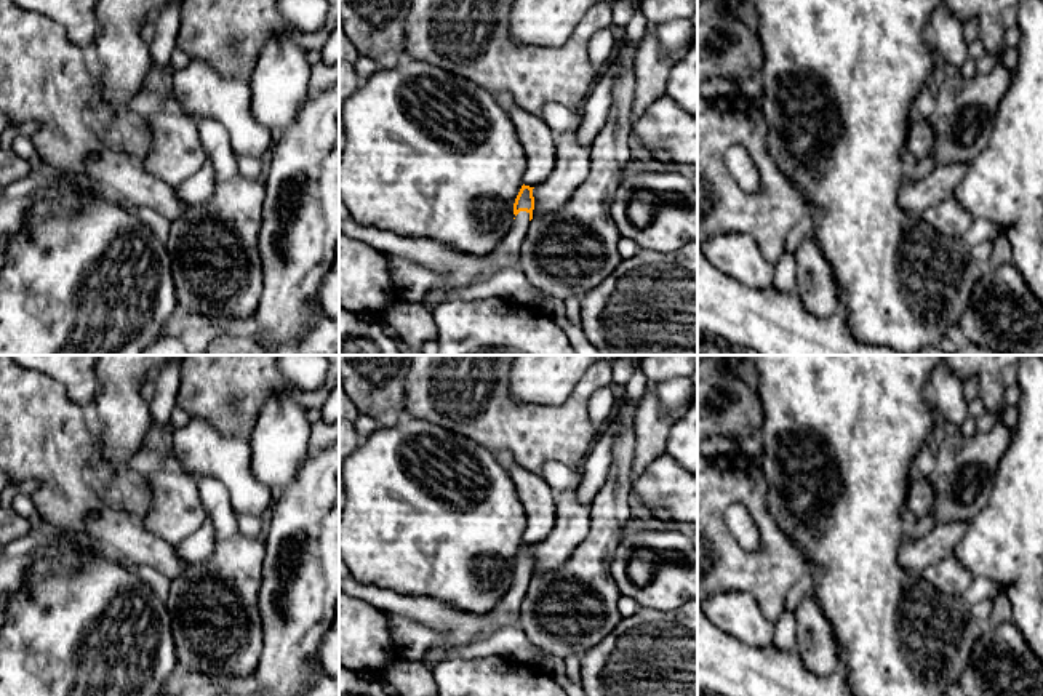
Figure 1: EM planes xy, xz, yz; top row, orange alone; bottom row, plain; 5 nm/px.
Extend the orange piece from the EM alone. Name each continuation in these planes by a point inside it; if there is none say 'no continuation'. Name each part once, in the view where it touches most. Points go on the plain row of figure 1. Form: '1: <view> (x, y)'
1: xz (459, 628)

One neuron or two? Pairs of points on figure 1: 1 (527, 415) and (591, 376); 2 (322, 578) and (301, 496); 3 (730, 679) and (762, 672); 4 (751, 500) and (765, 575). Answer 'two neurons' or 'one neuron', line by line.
1: one neuron
2: one neuron
3: one neuron
4: one neuron

